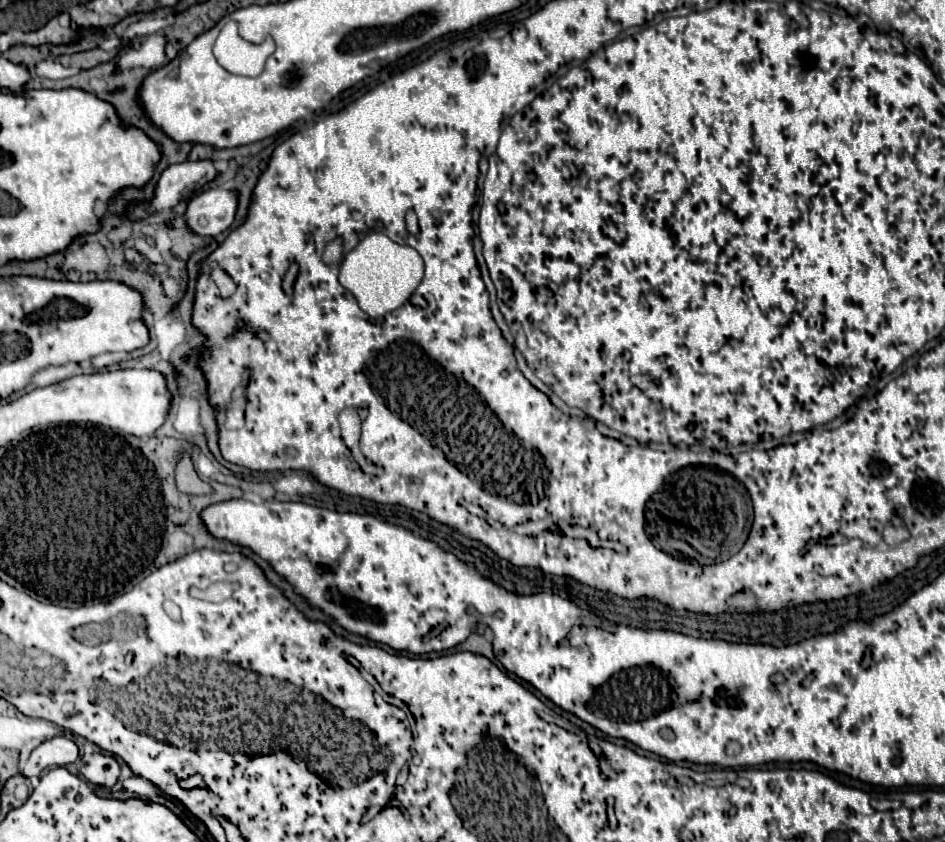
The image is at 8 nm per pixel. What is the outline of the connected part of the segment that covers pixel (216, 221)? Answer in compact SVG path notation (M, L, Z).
M206 188L190 200L186 210L186 222L200 236L218 236L234 222L236 208L236 190Z

